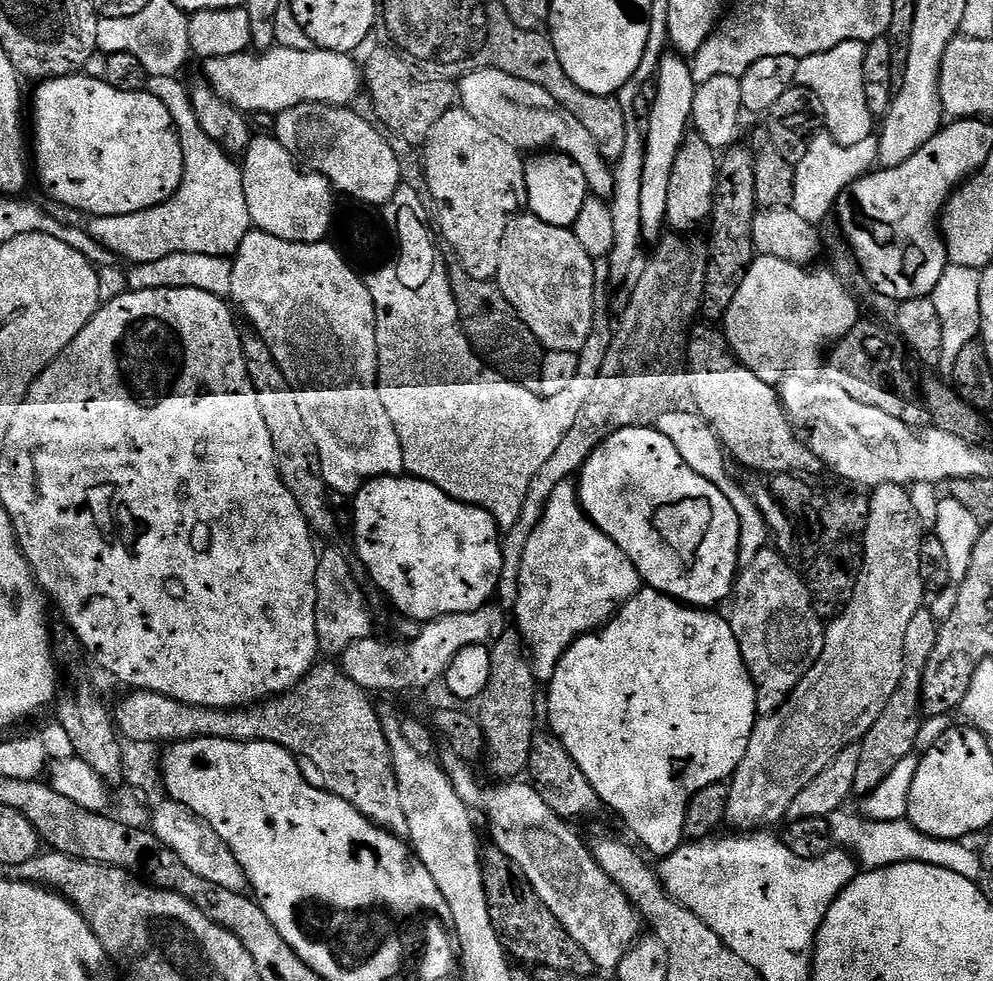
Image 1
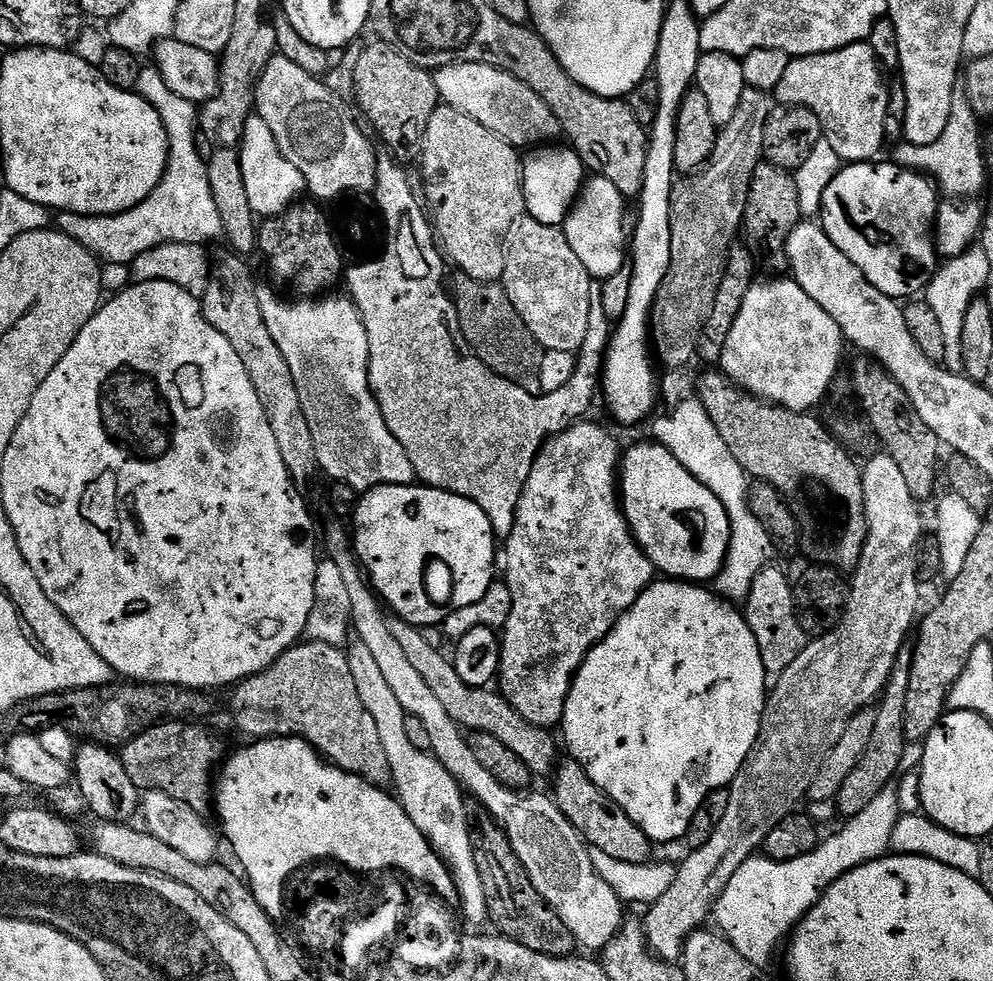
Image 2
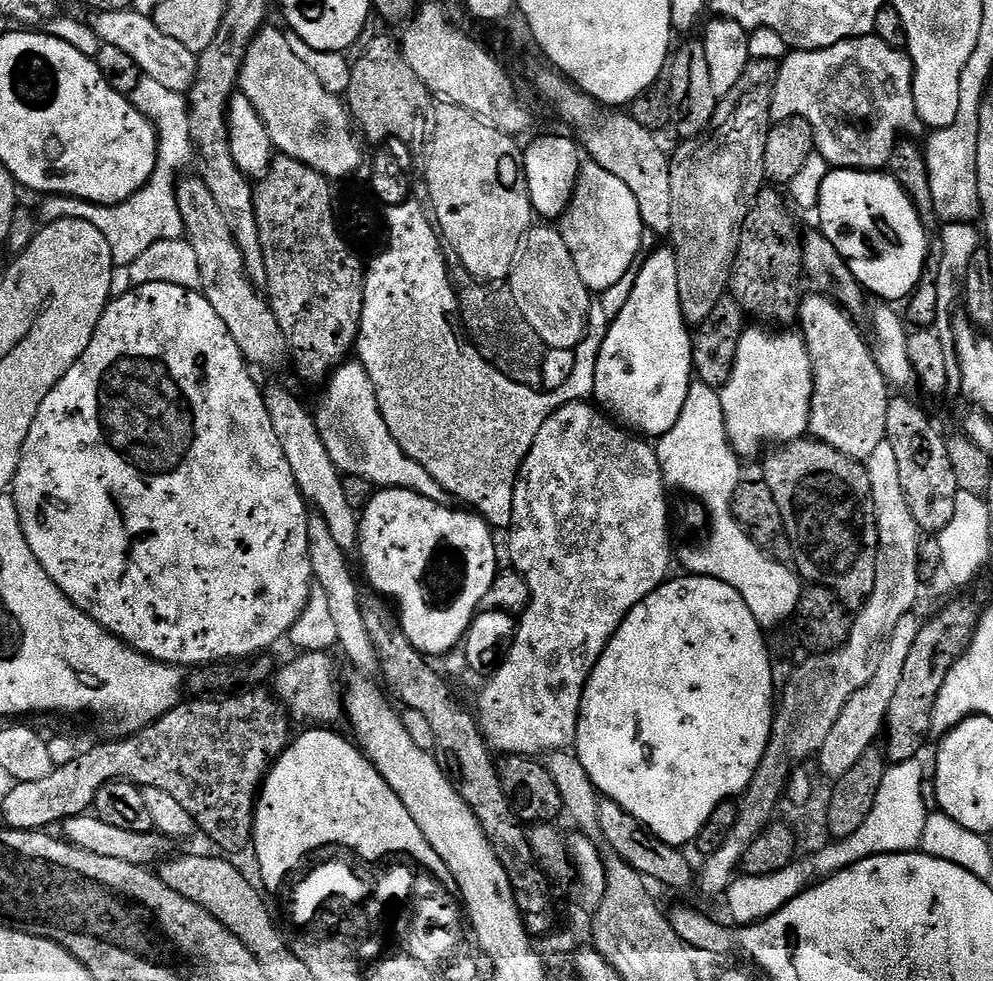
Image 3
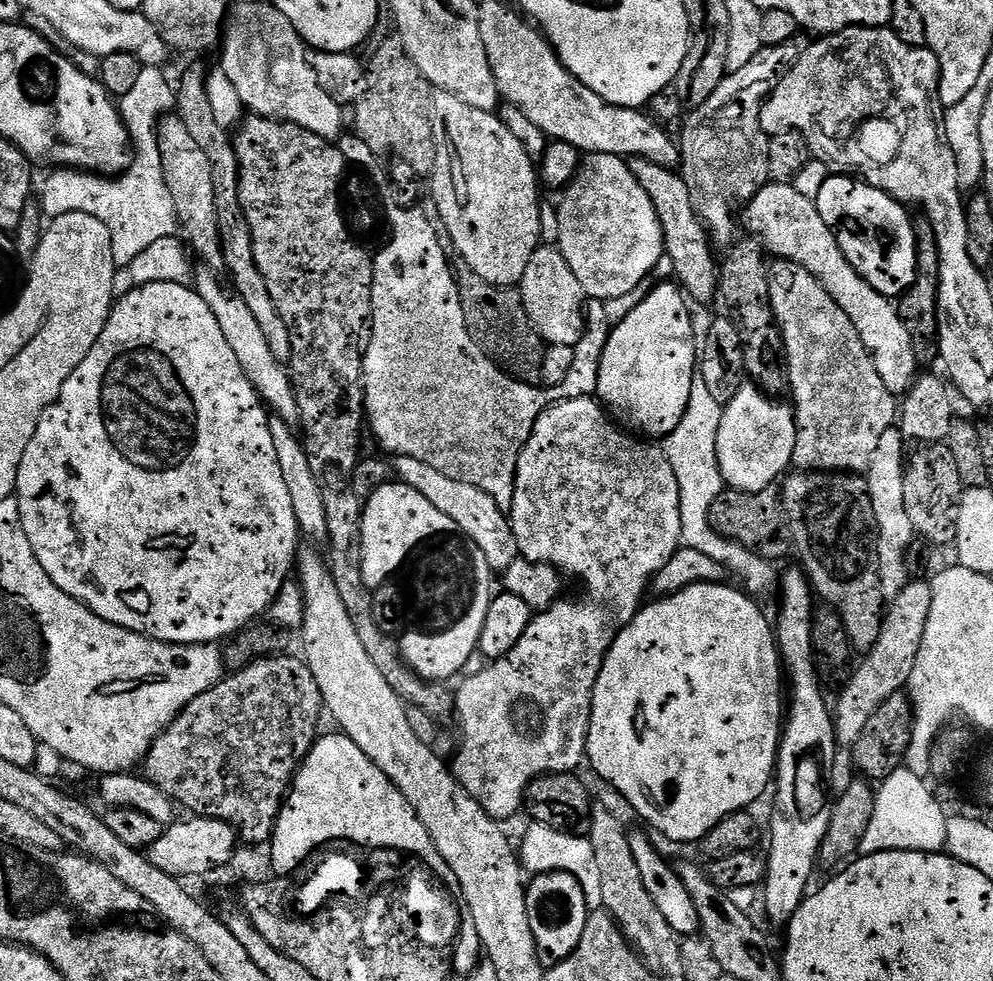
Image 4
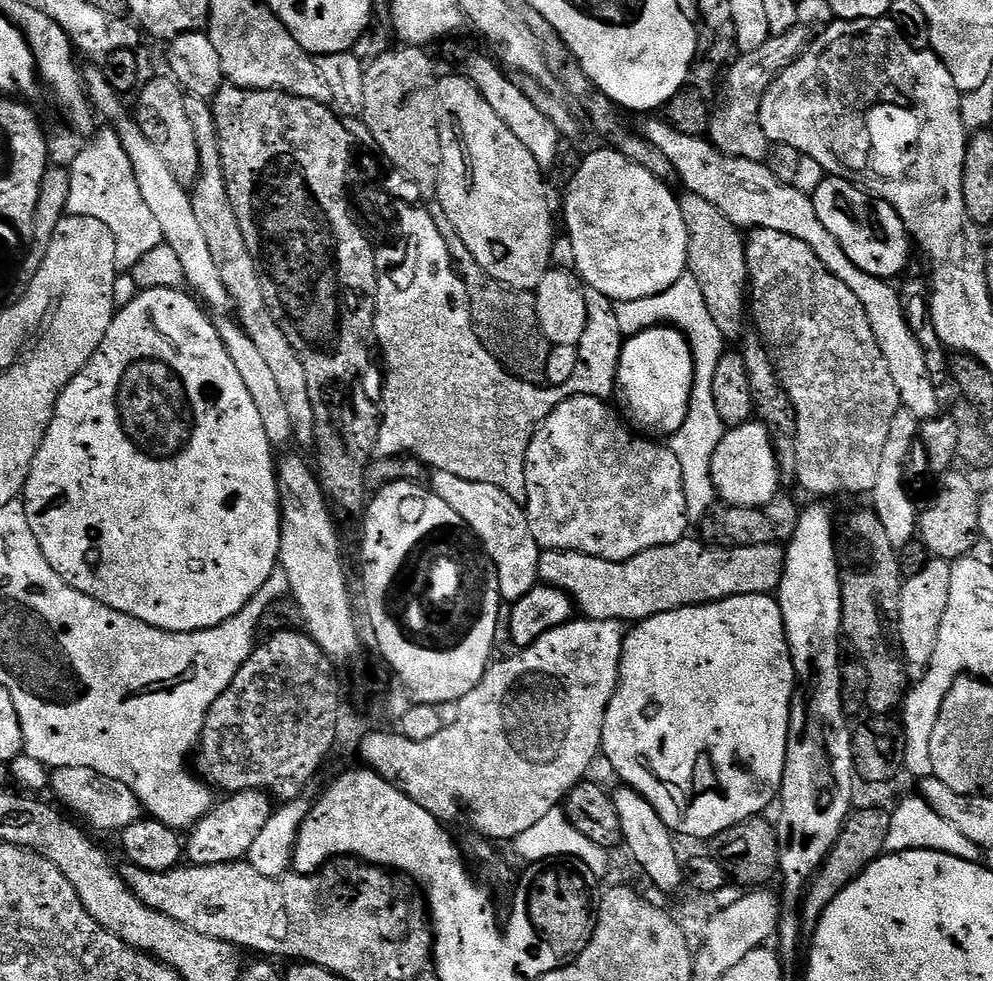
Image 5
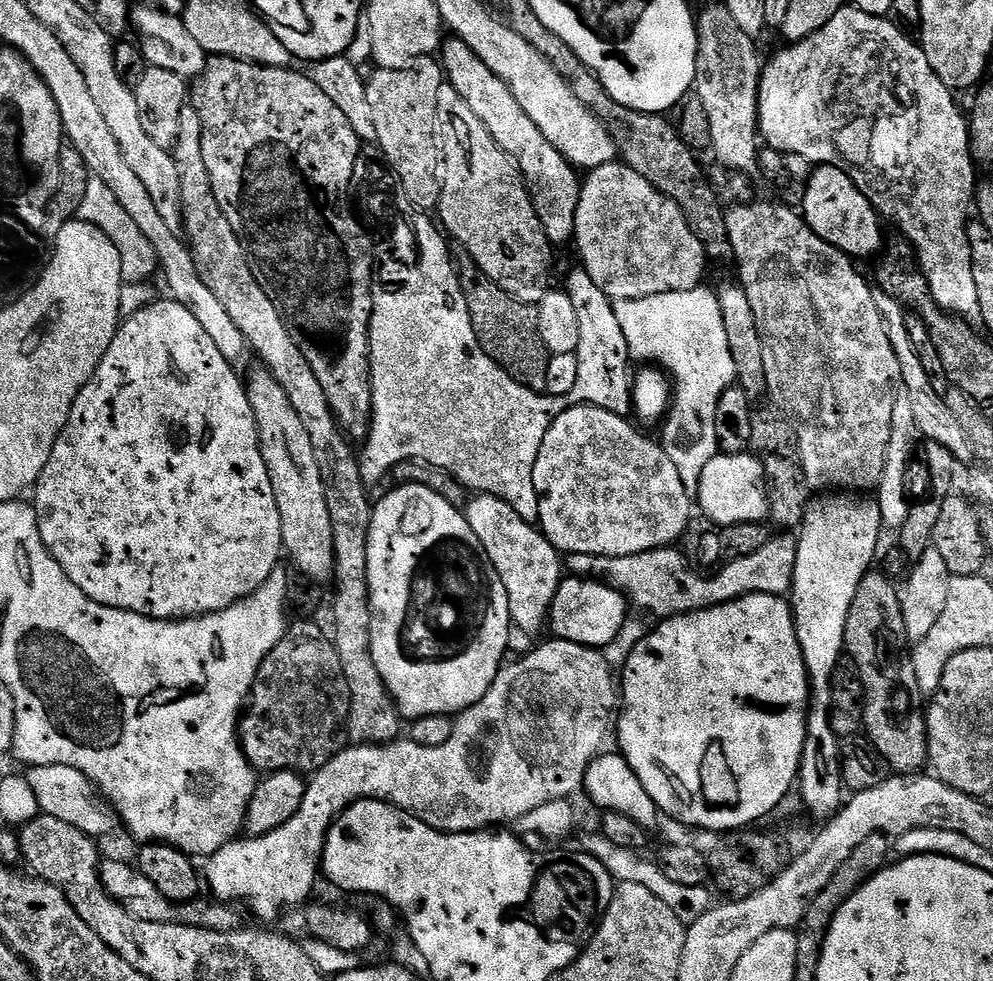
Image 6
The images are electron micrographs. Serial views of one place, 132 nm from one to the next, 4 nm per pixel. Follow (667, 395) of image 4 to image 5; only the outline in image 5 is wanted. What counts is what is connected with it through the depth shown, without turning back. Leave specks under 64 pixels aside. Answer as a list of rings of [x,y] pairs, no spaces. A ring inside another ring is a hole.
[[[647,328],[623,341],[614,396],[616,400],[620,399],[624,407],[623,415],[627,423],[637,429],[645,428],[640,430],[649,437],[671,438],[675,432],[682,430],[692,397],[693,382],[692,351],[688,339],[677,328]]]

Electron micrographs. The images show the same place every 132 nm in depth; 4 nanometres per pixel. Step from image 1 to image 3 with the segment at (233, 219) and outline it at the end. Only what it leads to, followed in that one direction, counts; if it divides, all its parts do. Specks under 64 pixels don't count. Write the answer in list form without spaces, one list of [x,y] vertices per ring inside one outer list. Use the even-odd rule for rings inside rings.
[[[141,75],[130,99],[156,129],[156,165],[154,174],[146,182],[146,186],[142,186],[142,190],[135,192],[126,202],[114,206],[91,204],[85,200],[76,200],[73,196],[48,196],[41,199],[44,201],[40,204],[40,212],[38,211],[41,225],[53,224],[66,218],[78,218],[82,222],[90,222],[90,226],[98,226],[98,230],[106,234],[106,242],[110,242],[112,263],[117,268],[127,268],[134,262],[134,258],[138,258],[150,246],[154,246],[154,242],[178,240],[184,236],[184,223],[178,210],[176,186],[185,171],[183,168],[194,160],[185,93],[170,90],[167,86],[154,82],[154,78]]]

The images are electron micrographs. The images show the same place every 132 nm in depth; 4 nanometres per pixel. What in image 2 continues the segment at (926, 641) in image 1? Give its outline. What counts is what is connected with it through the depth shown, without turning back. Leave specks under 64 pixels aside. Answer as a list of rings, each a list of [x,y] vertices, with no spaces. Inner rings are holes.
[[[905,646],[900,649],[898,658],[894,662],[894,670],[875,707],[874,735],[870,737],[870,743],[866,745],[866,751],[863,752],[858,766],[854,766],[846,782],[842,782],[842,790],[838,790],[836,795],[834,803],[841,817],[847,818],[862,814],[862,810],[866,810],[866,806],[870,806],[870,802],[874,802],[874,798],[878,798],[882,790],[889,788],[901,771],[902,754],[910,743],[906,738],[904,727],[906,726],[906,694],[910,690],[911,669],[912,648]]]

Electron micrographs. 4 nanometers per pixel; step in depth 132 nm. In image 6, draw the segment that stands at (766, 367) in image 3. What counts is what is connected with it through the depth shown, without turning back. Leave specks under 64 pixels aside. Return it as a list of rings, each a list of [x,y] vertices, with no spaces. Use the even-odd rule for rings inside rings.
[[[751,451],[725,452],[706,462],[700,478],[698,508],[717,526],[754,524],[768,516],[768,494],[764,491],[764,465]]]

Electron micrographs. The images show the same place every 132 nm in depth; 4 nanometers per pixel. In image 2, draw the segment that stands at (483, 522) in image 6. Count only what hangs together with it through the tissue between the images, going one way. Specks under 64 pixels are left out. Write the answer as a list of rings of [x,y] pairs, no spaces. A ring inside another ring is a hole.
[[[257,287],[258,306],[262,306],[262,318],[266,318],[266,330],[270,330],[270,338],[282,350],[286,358],[286,366],[290,366],[290,374],[294,374],[294,386],[298,386],[298,398],[302,402],[302,410],[306,414],[306,422],[310,422],[310,434],[314,438],[314,450],[316,451],[316,463],[319,471],[328,476],[332,476],[333,481],[344,481],[350,487],[357,490],[371,490],[380,488],[383,484],[414,484],[417,483],[414,466],[410,466],[410,458],[406,458],[406,450],[402,450],[402,442],[390,434],[390,426],[386,426],[386,418],[382,414],[380,404],[376,401],[376,396],[372,392],[372,383],[368,381],[368,335],[364,319],[360,309],[347,295],[336,296],[337,294],[325,294],[319,298],[291,298],[283,300],[275,287]]]

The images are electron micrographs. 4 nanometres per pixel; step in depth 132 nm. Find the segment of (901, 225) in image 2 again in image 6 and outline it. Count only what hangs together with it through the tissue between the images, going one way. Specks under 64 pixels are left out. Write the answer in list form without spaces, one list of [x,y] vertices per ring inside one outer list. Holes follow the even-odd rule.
[[[820,166],[808,177],[804,188],[804,221],[826,242],[853,258],[879,253],[881,217],[866,196],[842,170]]]

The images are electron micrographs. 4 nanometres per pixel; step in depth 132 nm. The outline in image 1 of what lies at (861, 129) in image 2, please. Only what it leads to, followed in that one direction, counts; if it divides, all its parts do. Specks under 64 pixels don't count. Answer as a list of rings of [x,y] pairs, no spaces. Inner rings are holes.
[[[863,40],[842,42],[822,54],[810,54],[800,60],[796,84],[818,94],[818,102],[824,107],[824,122],[827,135],[833,136],[841,146],[858,146],[874,135],[874,115],[867,105],[863,85],[863,59],[867,56]]]

